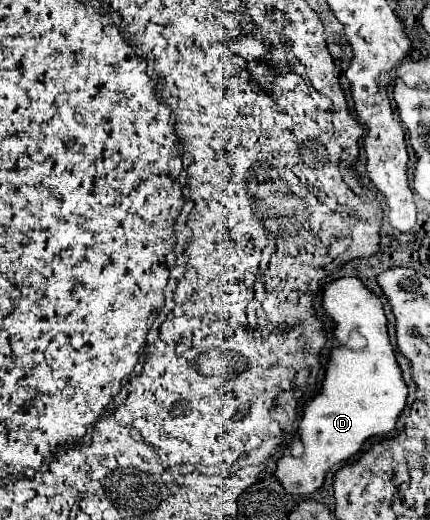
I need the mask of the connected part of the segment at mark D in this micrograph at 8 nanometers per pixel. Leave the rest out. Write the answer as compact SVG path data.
M341 277L325 285L323 309L335 321L339 345L331 351L319 395L303 409L299 435L305 453L301 457L285 453L275 471L285 491L293 495L311 495L323 485L327 471L353 457L369 437L395 431L409 397L409 387L403 381L403 371L387 335L381 299L359 277Z

